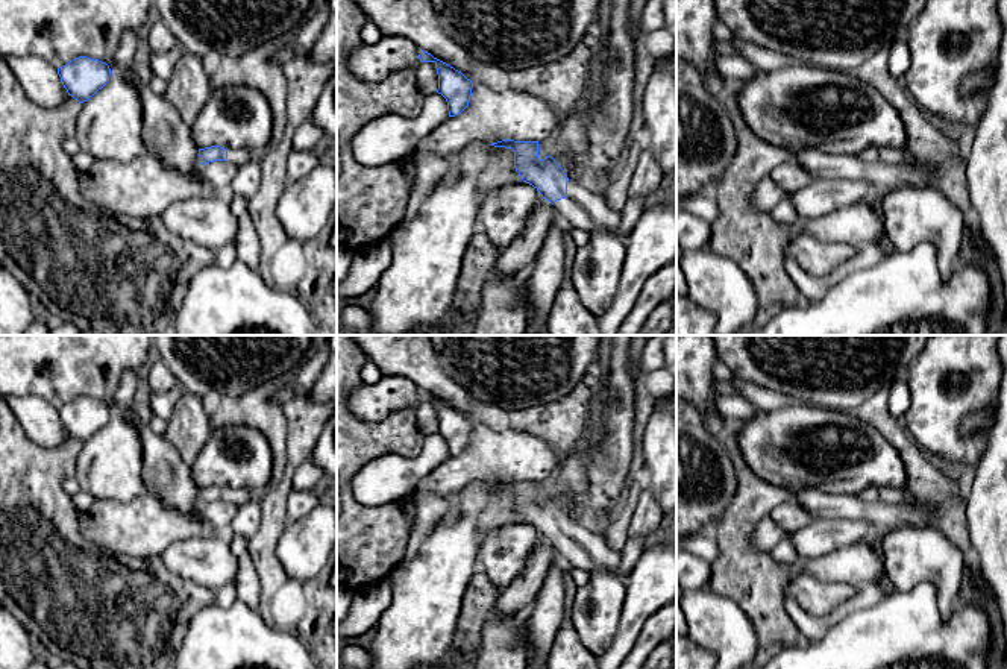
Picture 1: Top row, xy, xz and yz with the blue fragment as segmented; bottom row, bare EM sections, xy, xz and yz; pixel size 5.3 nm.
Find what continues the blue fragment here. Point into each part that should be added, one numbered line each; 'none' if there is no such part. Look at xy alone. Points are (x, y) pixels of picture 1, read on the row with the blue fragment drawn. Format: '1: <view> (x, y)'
1: xy (237, 157)

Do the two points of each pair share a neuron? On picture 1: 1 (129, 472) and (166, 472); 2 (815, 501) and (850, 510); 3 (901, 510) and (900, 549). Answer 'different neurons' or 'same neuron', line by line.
1: different neurons
2: same neuron
3: different neurons

